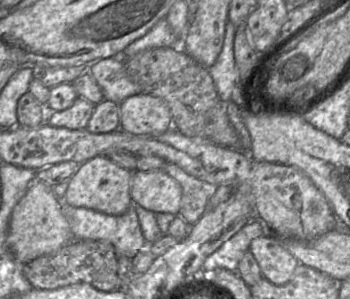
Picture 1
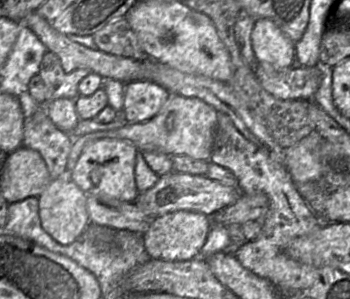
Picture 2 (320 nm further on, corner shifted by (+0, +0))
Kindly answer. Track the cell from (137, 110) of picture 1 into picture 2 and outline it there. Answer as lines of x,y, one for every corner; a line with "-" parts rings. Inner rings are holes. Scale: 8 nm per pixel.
149,81
125,83
121,118
126,123
140,123
154,117
170,97
168,90

